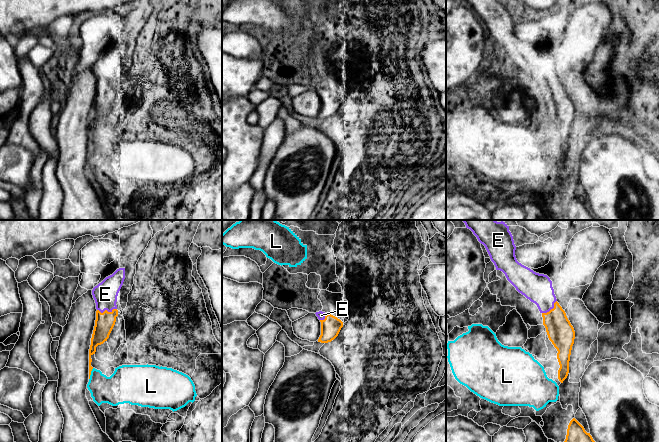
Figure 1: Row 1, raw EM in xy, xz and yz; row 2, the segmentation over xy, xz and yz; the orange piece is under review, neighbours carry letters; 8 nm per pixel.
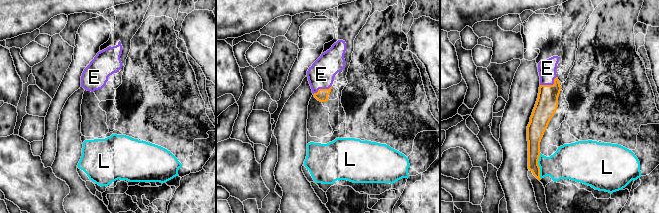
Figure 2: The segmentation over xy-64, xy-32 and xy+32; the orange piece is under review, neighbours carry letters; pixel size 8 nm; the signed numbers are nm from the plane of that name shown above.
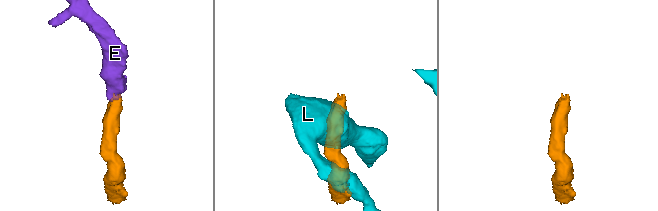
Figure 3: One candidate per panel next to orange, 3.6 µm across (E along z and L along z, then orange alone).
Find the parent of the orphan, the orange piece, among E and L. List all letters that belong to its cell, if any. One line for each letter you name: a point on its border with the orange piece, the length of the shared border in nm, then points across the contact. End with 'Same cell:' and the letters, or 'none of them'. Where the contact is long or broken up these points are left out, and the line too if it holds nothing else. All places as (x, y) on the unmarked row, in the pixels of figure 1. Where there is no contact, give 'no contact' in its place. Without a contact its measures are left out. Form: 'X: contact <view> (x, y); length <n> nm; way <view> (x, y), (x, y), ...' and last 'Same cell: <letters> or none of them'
E: contact xy (106, 86); length 160 nm
Same cell: E

